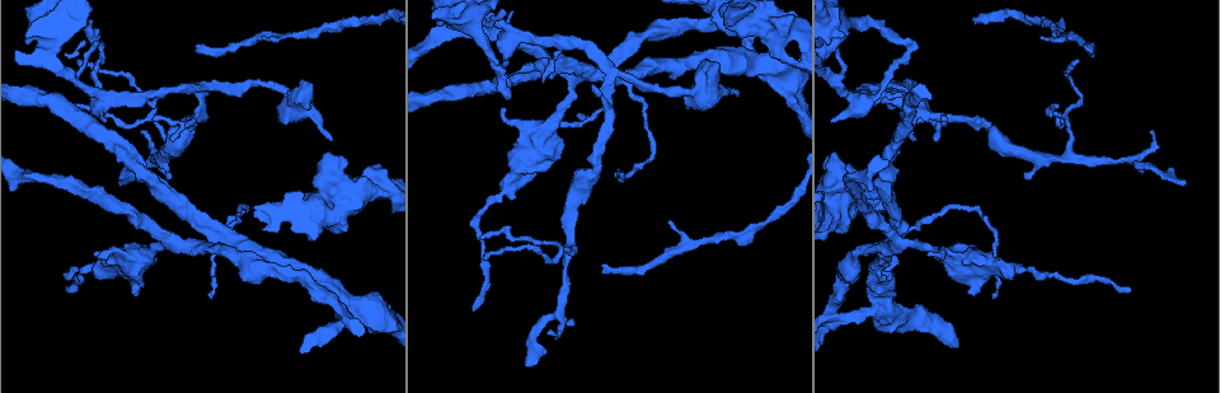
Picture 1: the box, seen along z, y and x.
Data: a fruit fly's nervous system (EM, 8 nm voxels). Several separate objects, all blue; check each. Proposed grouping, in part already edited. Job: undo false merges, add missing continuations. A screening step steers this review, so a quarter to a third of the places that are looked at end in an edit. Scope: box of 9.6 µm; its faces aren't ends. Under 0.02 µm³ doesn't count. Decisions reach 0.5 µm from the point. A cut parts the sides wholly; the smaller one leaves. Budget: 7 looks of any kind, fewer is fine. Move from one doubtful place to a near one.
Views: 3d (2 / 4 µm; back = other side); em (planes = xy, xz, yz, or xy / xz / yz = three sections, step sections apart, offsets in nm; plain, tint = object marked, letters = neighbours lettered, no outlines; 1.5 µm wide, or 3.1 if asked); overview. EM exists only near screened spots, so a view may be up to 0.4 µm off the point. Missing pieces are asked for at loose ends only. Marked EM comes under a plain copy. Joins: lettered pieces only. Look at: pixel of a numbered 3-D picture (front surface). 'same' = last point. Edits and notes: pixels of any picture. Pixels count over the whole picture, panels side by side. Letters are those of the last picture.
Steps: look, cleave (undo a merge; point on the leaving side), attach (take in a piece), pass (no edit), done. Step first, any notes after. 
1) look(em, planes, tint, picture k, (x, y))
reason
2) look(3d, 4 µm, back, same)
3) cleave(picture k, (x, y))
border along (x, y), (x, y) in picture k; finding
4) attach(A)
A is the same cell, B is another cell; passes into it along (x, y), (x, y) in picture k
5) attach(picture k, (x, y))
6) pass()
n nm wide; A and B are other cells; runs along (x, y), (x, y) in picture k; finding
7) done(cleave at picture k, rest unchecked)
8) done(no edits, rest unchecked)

look(em, planes, letters, picture 1, (248, 208))
sharp bend

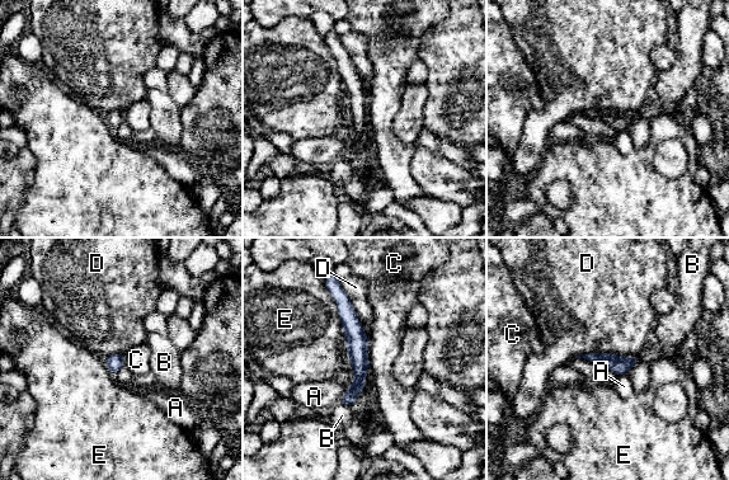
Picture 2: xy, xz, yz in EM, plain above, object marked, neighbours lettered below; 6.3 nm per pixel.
pass()
A, B, C, D and E are other cells; runs along (335, 290), (357, 340), (358, 385), (347, 403) in picture 2; continuous, no second neuron

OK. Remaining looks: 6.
look(3d, 2 µm, picture 1, (836, 314))
four or more arms meet

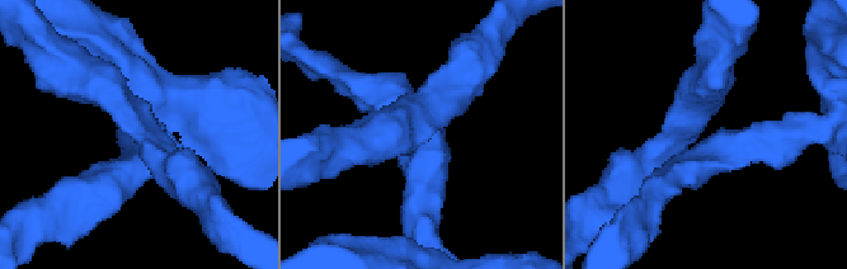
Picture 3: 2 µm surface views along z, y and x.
look(em, xy, step 4, tint, picture 3, (423, 130))
4 arms

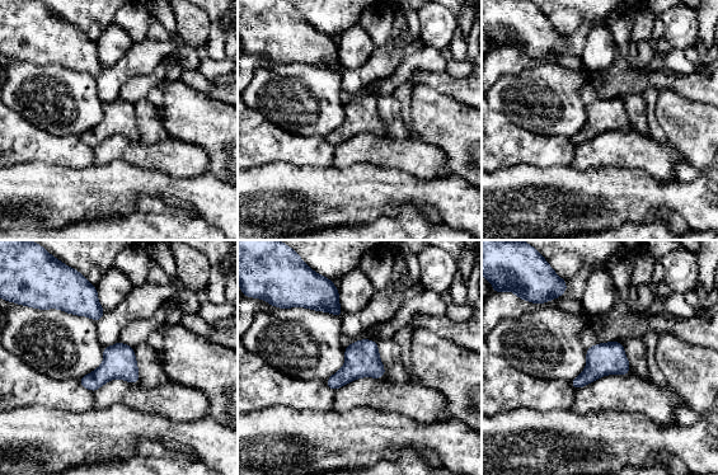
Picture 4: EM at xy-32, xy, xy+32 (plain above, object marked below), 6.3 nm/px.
look(em, planes, letters, same)

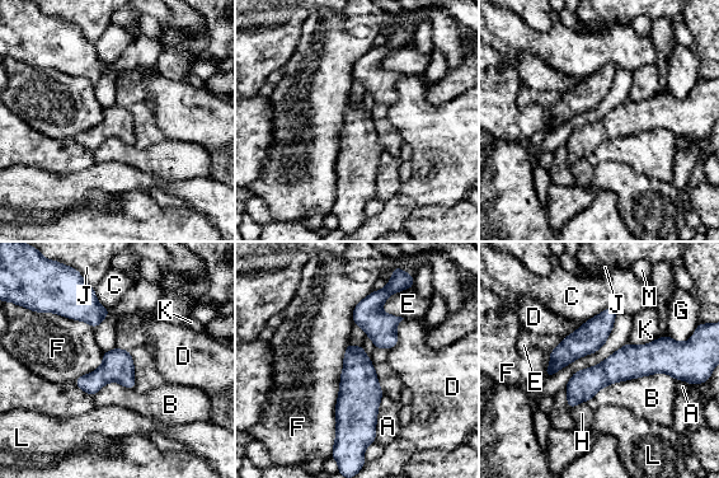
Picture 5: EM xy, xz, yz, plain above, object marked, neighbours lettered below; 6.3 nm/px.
pass()
140 nm wide; A, B, C, D, E, F, G, H, J, K, L and M are other cells; one neuron here

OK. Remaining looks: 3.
look(em, planes, letters, picture 1, (338, 226))

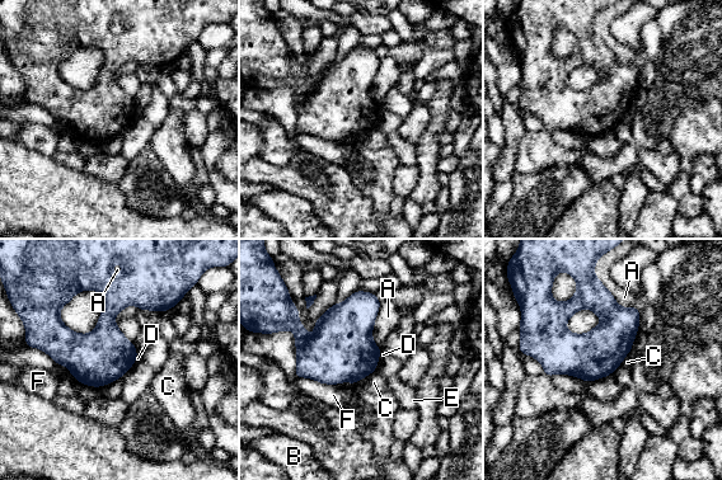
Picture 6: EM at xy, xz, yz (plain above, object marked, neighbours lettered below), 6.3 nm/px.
pass()
300 nm wide; A touches over 320 nm; A, B, C, D, E and F are other cells; all the same neuron

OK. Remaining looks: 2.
done(no edits, rest unchecked)

